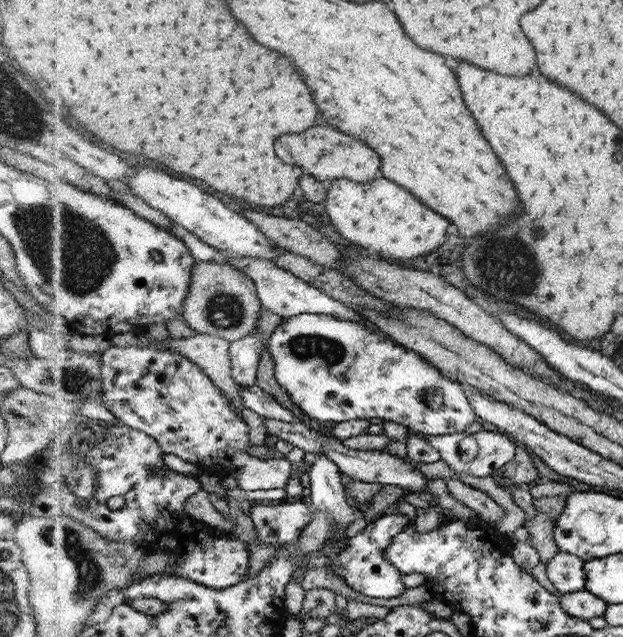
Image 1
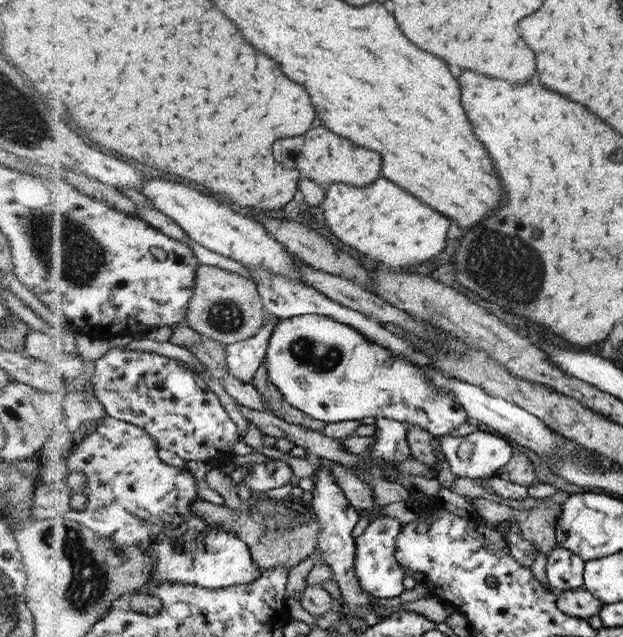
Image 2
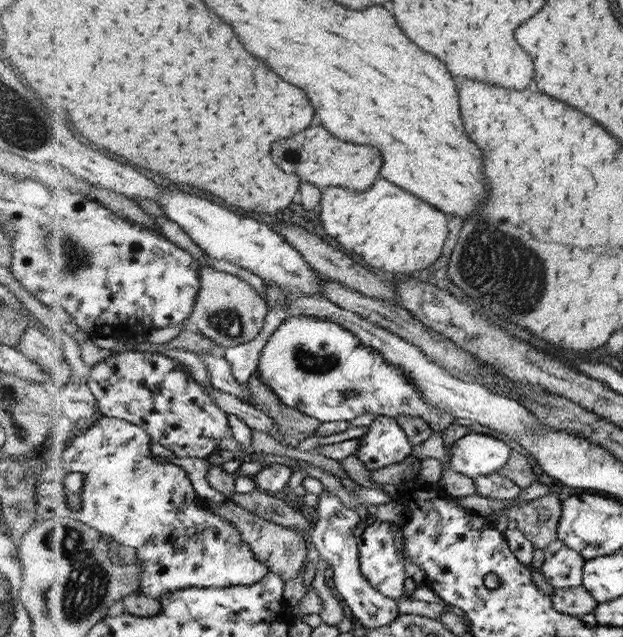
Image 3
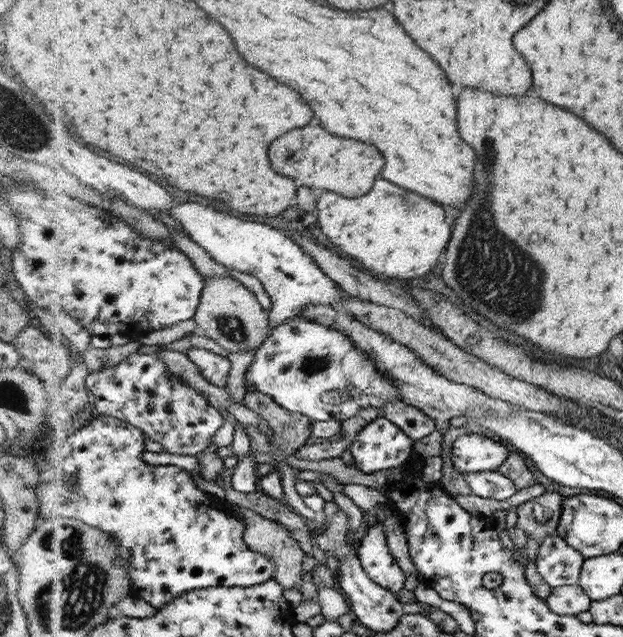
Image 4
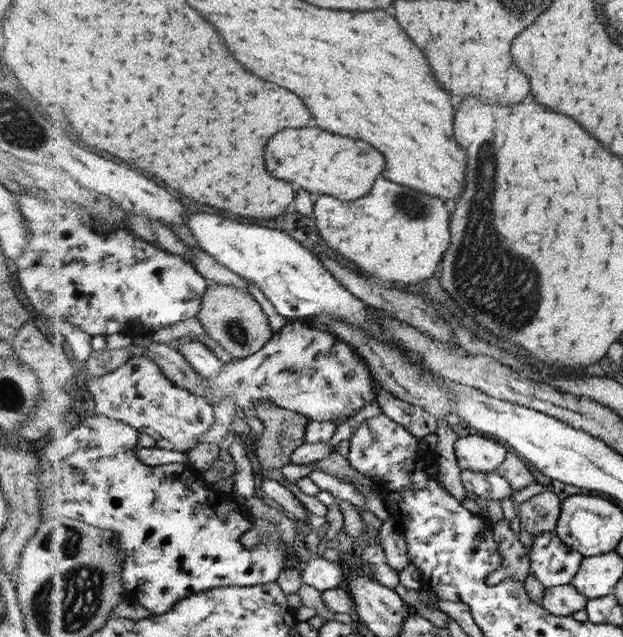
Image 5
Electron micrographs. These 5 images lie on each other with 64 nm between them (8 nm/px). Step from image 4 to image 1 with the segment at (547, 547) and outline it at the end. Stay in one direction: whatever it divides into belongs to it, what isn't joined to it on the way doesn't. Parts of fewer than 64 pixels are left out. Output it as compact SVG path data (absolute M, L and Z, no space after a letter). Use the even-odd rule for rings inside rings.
M559 552L546 563L548 580L561 594L576 592L585 588L585 561L579 556Z

